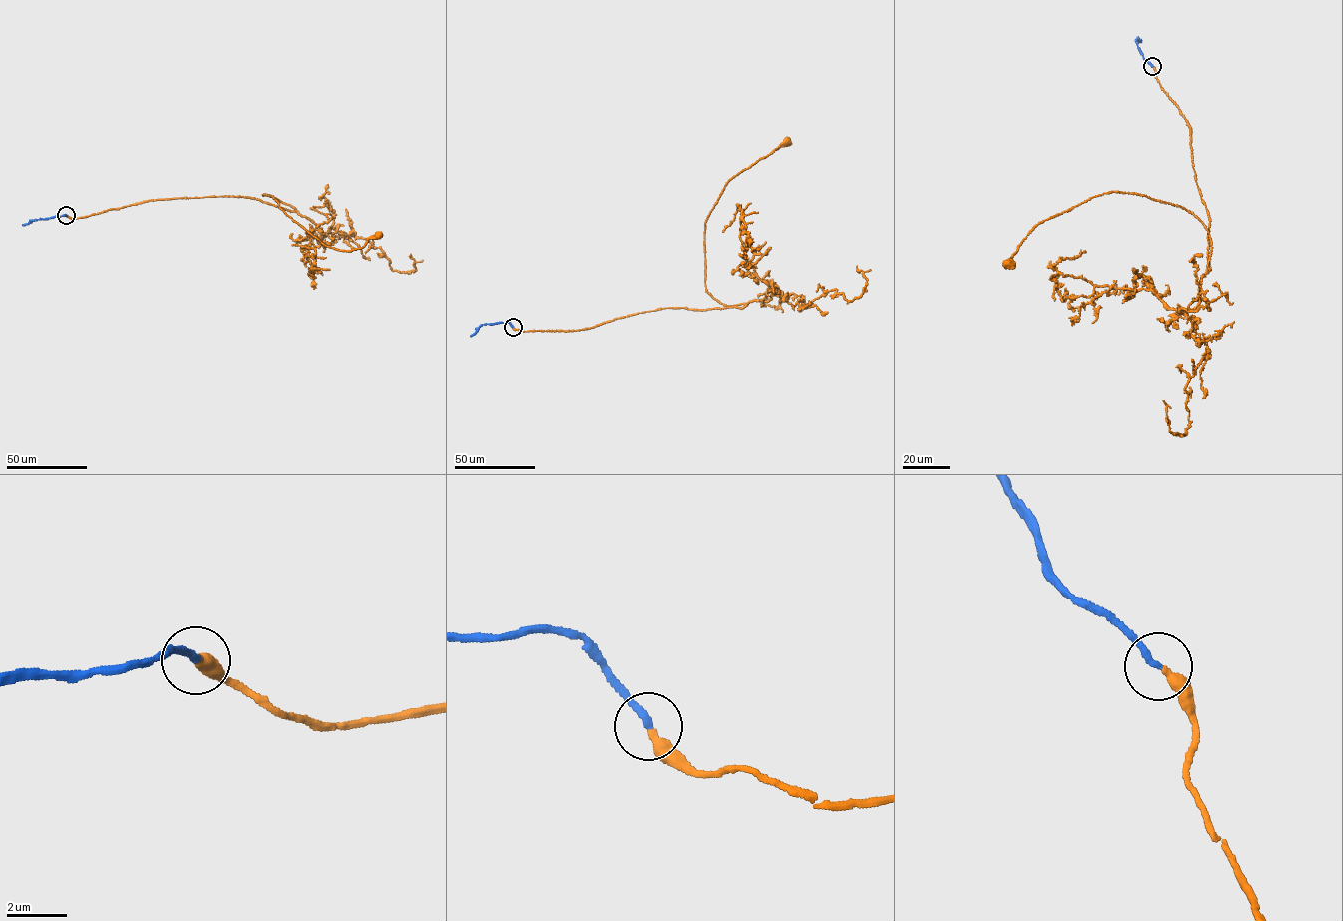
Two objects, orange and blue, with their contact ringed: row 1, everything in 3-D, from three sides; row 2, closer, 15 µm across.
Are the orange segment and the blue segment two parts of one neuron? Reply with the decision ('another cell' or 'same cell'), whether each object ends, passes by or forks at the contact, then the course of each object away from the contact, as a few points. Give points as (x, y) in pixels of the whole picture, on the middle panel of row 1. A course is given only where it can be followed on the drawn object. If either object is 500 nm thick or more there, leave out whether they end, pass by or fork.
same cell; orange ends there; blue ends there; orange runs (513, 327), (567, 331), (668, 308), (744, 307), (721, 304), (706, 291), (705, 222), (730, 178), (787, 141); blue runs (513, 327), (507, 322), (482, 324), (471, 336)

